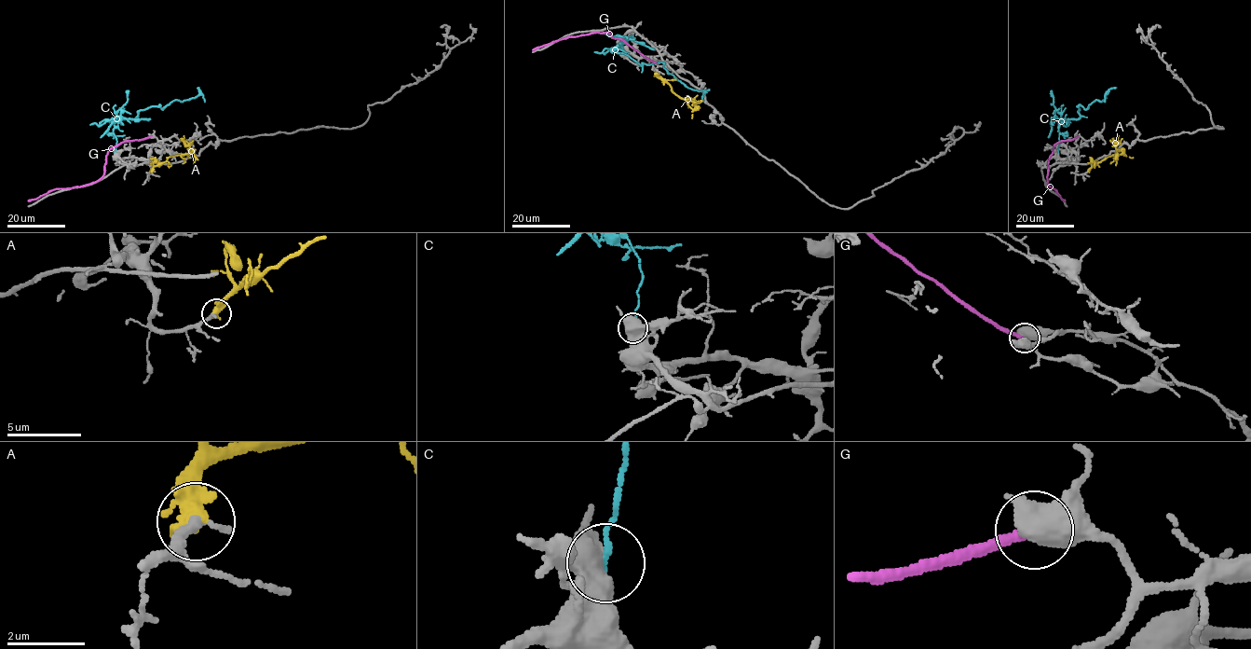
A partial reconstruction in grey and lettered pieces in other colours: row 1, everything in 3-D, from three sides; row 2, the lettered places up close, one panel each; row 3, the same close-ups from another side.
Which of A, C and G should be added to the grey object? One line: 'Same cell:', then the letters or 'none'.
Same cell: A

